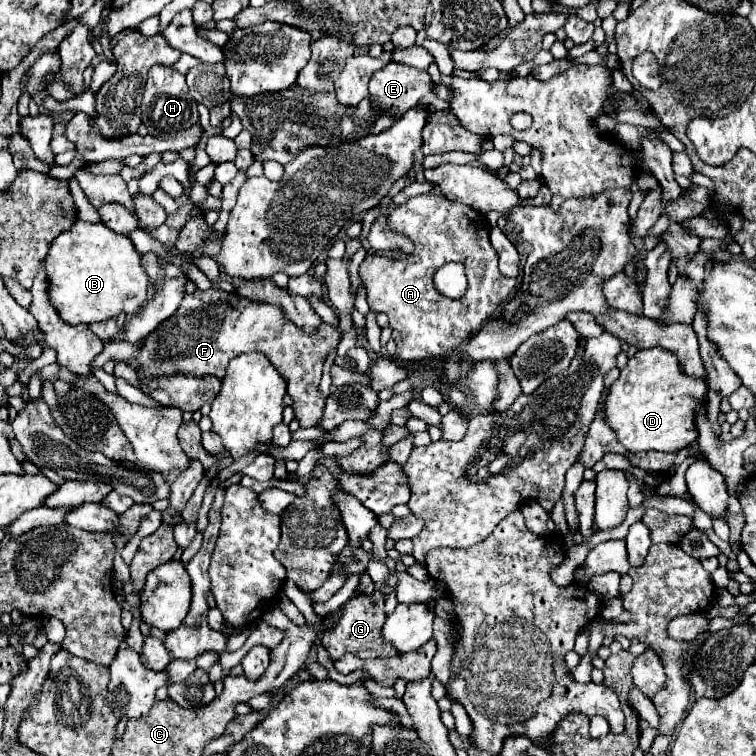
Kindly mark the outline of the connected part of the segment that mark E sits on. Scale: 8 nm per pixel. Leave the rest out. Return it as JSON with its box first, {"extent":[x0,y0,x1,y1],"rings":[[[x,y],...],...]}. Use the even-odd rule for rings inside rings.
{"extent":[369,63,433,119],"rings":[[[387,63],[383,69],[373,73],[369,91],[375,109],[399,119],[433,91],[433,81],[427,71],[401,63]]]}

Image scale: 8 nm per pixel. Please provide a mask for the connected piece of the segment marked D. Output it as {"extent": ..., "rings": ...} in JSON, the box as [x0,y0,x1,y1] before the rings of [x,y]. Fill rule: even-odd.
{"extent":[603,347,707,453],"rings":[[[653,347],[639,349],[621,369],[621,377],[607,391],[603,415],[627,451],[677,453],[697,439],[693,417],[703,401],[707,401],[707,385],[681,373],[673,353]]]}

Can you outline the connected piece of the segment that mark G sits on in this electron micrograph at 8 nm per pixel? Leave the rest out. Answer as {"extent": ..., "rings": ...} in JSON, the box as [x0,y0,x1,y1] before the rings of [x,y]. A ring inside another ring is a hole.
{"extent":[321,591,397,661],"rings":[[[375,591],[373,595],[355,595],[339,613],[339,619],[333,629],[327,629],[321,637],[321,645],[327,649],[329,657],[337,661],[345,653],[353,653],[361,659],[369,657],[393,657],[397,651],[381,639],[381,627],[385,623],[385,611],[383,611],[383,593]]]}

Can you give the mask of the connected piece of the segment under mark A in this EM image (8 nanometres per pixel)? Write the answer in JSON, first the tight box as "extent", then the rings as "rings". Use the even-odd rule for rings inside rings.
{"extent":[359,185,517,385],"rings":[[[433,185],[429,193],[411,197],[407,203],[397,205],[387,215],[389,227],[407,235],[413,241],[413,255],[405,261],[395,261],[379,255],[367,255],[359,267],[359,275],[367,287],[369,307],[377,313],[387,313],[397,343],[397,355],[405,363],[443,363],[445,373],[441,381],[457,385],[467,371],[467,363],[457,357],[457,347],[469,341],[497,311],[501,303],[507,303],[517,289],[517,279],[507,279],[497,269],[497,253],[487,237],[489,221],[477,209],[469,205],[449,201],[443,197],[439,185]],[[451,261],[465,265],[469,287],[461,299],[449,299],[435,289],[435,271]]]}

